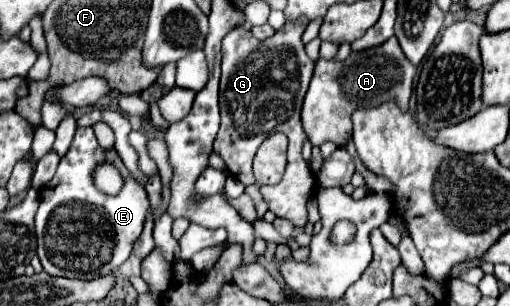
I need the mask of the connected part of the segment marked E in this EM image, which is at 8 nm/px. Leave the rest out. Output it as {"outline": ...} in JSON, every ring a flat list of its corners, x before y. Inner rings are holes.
{"outline":[[76,128,66,156,62,156,54,178,38,190,40,208,36,212,38,258,52,276,92,280,116,270,132,254,134,242,144,230,150,198,144,184,134,180,114,148,102,150,92,128],[104,160,116,164,124,176,124,188,116,196,100,192,92,184,92,168]]}

